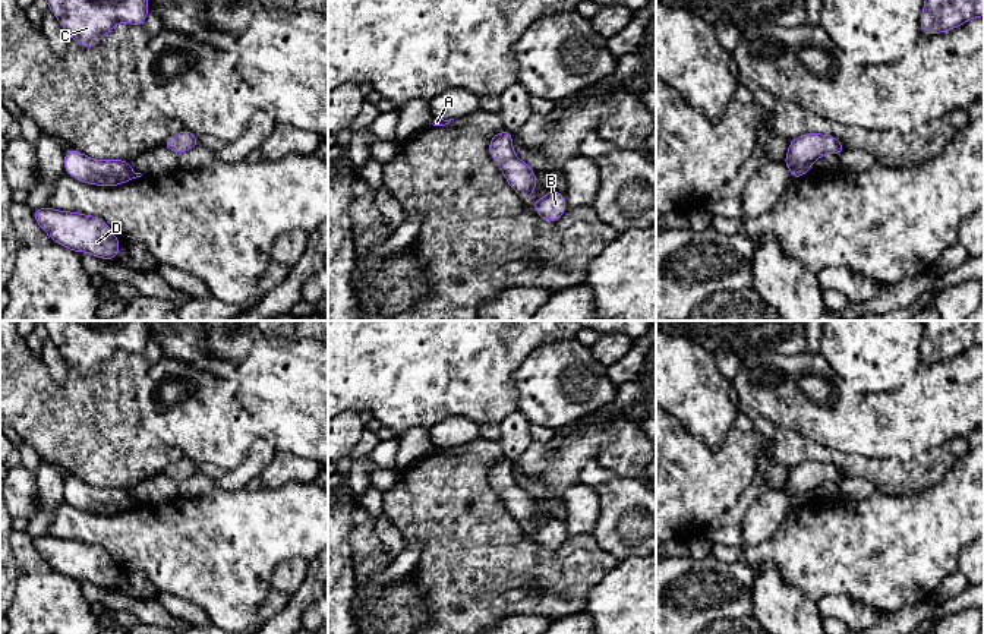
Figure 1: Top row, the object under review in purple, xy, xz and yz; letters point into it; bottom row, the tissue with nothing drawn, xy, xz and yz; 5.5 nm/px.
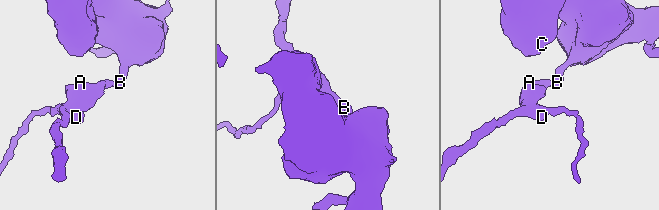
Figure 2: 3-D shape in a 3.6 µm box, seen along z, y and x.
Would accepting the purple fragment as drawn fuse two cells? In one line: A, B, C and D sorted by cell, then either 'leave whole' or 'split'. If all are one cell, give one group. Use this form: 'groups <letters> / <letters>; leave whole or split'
groups A B C D; leave whole

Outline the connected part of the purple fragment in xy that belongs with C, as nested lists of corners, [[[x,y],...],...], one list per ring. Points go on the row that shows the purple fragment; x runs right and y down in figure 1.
[[[45,0],[45,3],[66,35],[83,48],[95,47],[117,23],[144,26],[149,12],[148,0]]]

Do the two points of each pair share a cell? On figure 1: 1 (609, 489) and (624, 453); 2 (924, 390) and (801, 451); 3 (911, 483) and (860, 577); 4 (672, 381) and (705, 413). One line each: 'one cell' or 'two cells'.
1: two cells
2: two cells
3: two cells
4: one cell

